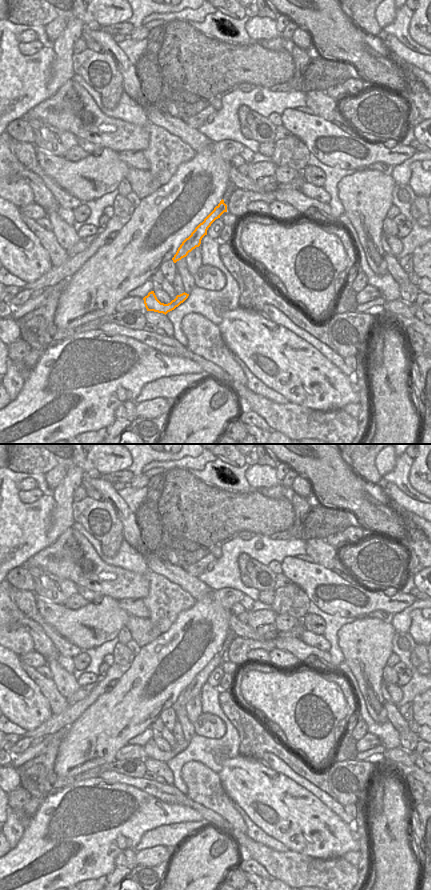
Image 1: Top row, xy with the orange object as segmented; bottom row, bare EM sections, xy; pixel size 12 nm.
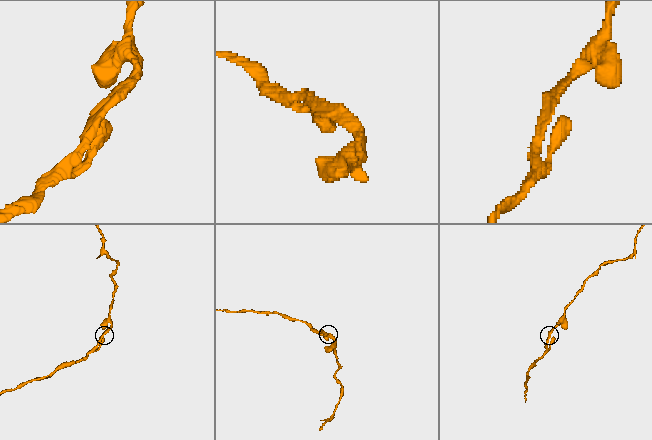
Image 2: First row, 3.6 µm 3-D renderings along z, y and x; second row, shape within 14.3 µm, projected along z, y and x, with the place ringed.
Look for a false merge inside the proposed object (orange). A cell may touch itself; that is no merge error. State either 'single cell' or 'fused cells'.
single cell

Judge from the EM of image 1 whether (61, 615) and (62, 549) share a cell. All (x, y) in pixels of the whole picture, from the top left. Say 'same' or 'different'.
different

